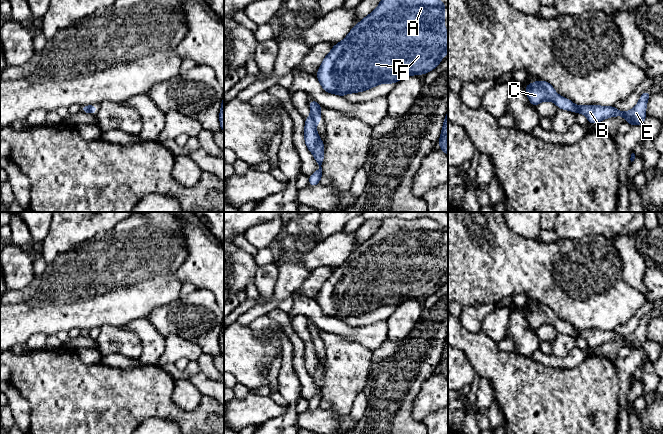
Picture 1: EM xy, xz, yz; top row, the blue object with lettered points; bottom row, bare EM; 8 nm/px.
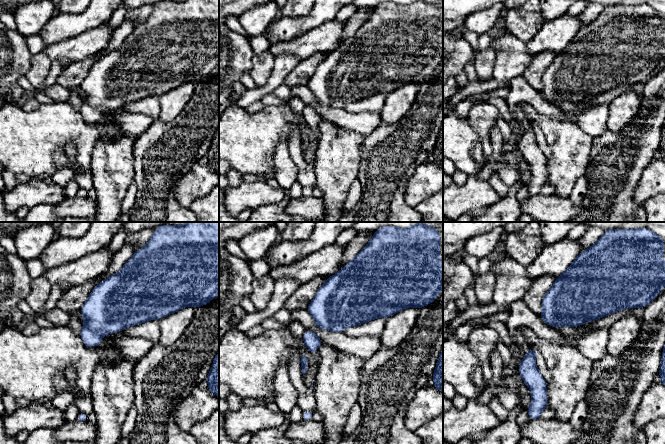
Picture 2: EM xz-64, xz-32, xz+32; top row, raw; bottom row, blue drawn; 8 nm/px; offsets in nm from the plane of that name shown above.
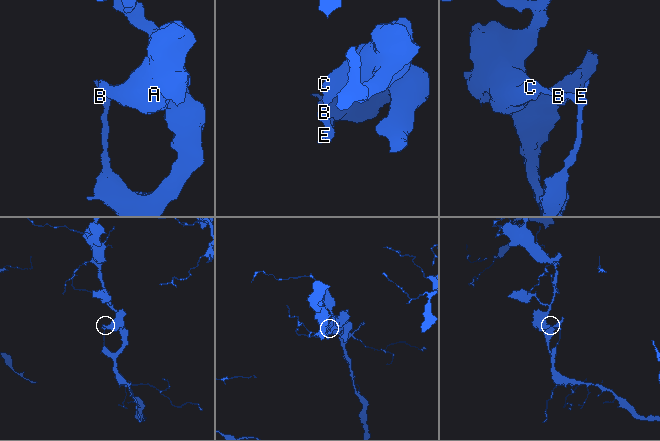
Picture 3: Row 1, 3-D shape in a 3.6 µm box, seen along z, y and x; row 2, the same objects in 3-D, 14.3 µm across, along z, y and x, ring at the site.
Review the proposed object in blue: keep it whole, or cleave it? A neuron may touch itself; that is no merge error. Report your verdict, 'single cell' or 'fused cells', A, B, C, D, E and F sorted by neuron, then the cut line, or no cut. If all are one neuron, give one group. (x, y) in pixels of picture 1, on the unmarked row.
fused cells | A C D F / B E | xz (311, 339), (315, 348)

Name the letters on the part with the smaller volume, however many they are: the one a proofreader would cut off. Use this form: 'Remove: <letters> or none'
Remove: B, E

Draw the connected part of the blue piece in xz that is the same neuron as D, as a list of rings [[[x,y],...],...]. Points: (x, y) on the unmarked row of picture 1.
[[[421,217],[385,218],[377,232],[355,249],[324,281],[316,302],[324,315],[339,320],[357,317],[382,307],[394,308],[411,299],[425,299],[448,277],[445,227]]]

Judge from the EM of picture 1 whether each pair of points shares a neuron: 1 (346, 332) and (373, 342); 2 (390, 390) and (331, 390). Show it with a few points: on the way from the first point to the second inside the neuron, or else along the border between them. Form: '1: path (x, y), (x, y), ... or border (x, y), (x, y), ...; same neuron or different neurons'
1: path (353, 333), (366, 335); same neuron
2: border (369, 367), (369, 373), (362, 391); different neurons

